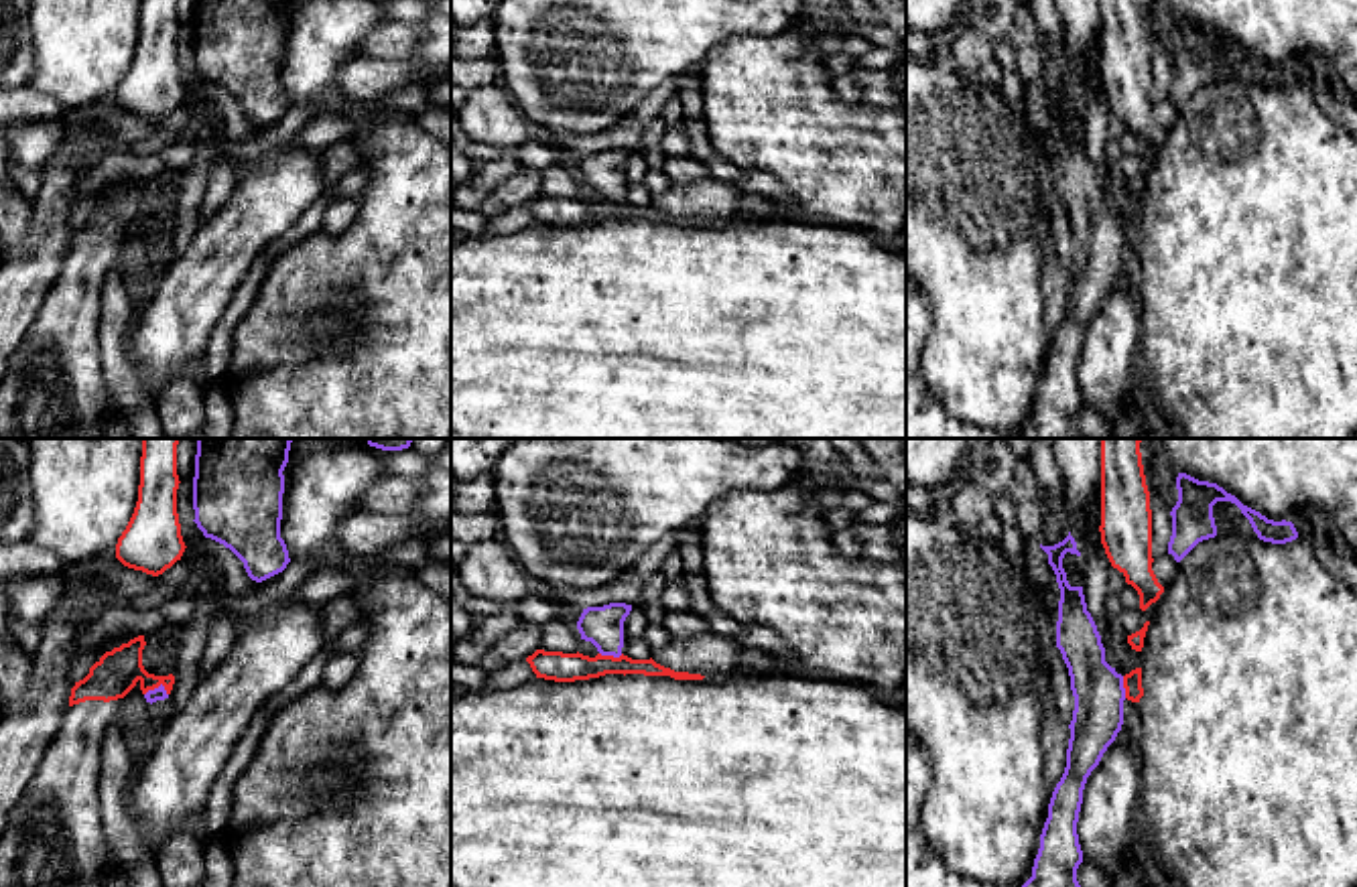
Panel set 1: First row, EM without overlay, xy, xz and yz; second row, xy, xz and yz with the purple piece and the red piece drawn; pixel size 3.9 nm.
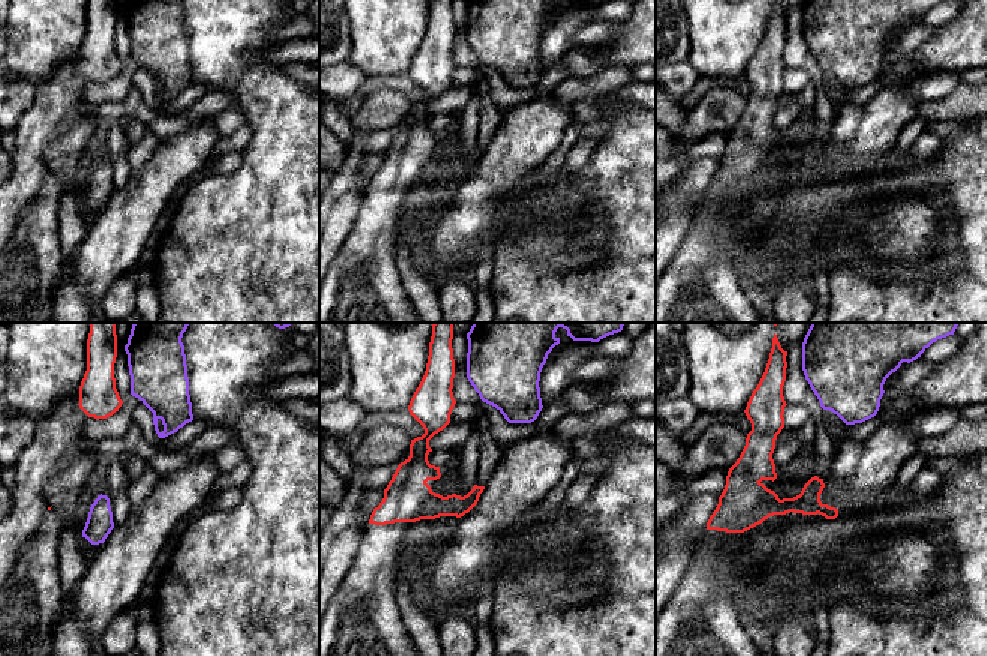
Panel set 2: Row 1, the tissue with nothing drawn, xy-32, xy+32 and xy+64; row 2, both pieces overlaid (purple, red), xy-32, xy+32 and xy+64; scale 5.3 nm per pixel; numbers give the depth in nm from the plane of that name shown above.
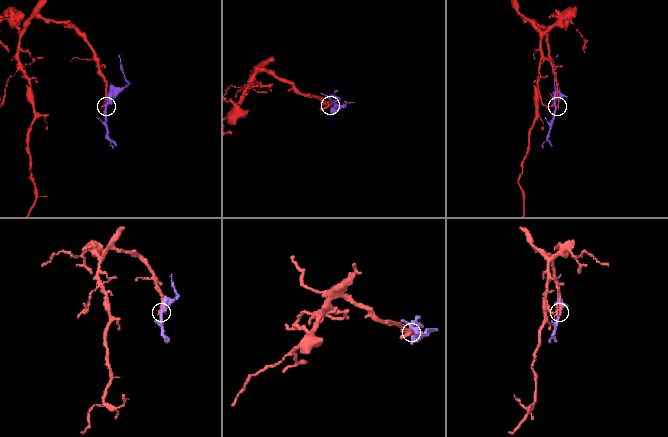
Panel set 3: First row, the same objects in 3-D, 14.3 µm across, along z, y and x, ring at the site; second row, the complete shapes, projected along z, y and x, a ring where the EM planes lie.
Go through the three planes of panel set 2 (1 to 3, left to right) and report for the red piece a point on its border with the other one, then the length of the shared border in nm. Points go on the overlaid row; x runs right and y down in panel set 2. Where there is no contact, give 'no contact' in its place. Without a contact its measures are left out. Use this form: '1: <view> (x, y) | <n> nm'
1: no contact
2: no contact
3: no contact

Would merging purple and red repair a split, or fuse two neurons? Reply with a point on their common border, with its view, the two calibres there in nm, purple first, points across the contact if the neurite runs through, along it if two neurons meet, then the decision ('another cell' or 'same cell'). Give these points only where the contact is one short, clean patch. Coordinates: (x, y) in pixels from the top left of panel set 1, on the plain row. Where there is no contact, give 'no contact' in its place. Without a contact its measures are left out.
meets purple in xy at (155, 234); 50 nm thick on the purple side, 170 nm on the other; border along xy (167, 236), (159, 230), (145, 240); another cell

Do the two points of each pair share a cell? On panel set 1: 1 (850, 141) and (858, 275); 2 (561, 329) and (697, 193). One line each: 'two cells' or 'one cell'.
1: two cells
2: two cells

